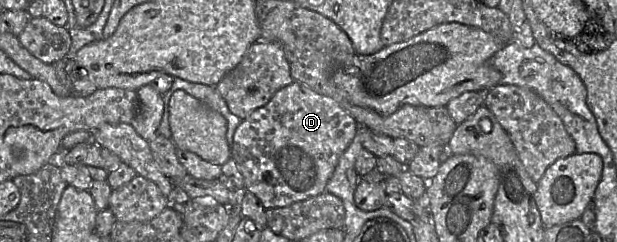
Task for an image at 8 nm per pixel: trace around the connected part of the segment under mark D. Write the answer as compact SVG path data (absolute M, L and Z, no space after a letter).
M294 81L278 90L263 107L243 119L233 136L232 158L244 178L245 191L254 194L264 208L287 207L325 192L340 156L351 144L360 125L332 98Z

